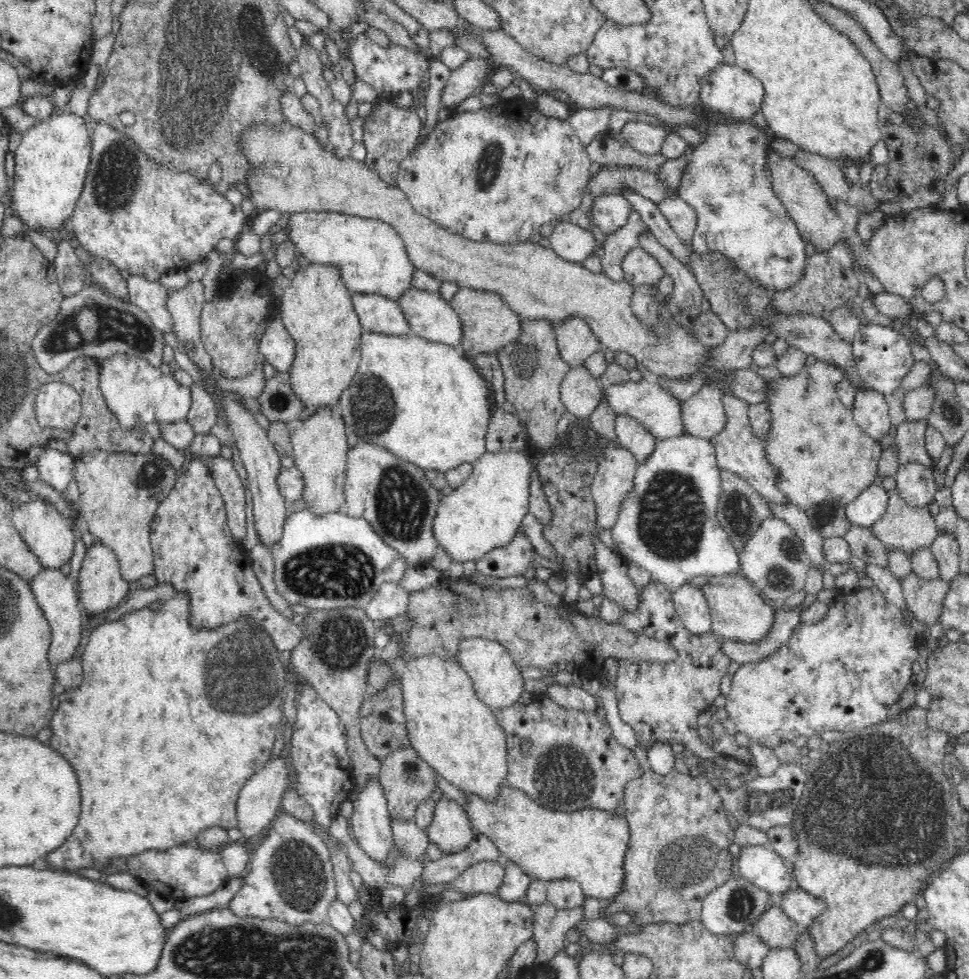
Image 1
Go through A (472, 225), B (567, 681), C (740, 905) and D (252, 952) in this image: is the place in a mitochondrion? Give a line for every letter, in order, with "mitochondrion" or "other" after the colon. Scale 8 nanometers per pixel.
A: other
B: other
C: mitochondrion
D: mitochondrion

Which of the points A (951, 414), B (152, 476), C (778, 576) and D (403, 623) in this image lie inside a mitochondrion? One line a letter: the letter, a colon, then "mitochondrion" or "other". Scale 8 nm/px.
A: mitochondrion
B: mitochondrion
C: mitochondrion
D: other

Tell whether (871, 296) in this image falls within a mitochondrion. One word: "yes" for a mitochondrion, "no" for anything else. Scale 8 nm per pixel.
no

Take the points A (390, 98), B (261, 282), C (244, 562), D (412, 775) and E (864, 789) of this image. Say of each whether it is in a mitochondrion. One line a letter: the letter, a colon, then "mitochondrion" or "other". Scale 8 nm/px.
A: other
B: other
C: other
D: mitochondrion
E: mitochondrion

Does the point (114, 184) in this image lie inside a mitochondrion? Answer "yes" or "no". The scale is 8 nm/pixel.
yes

